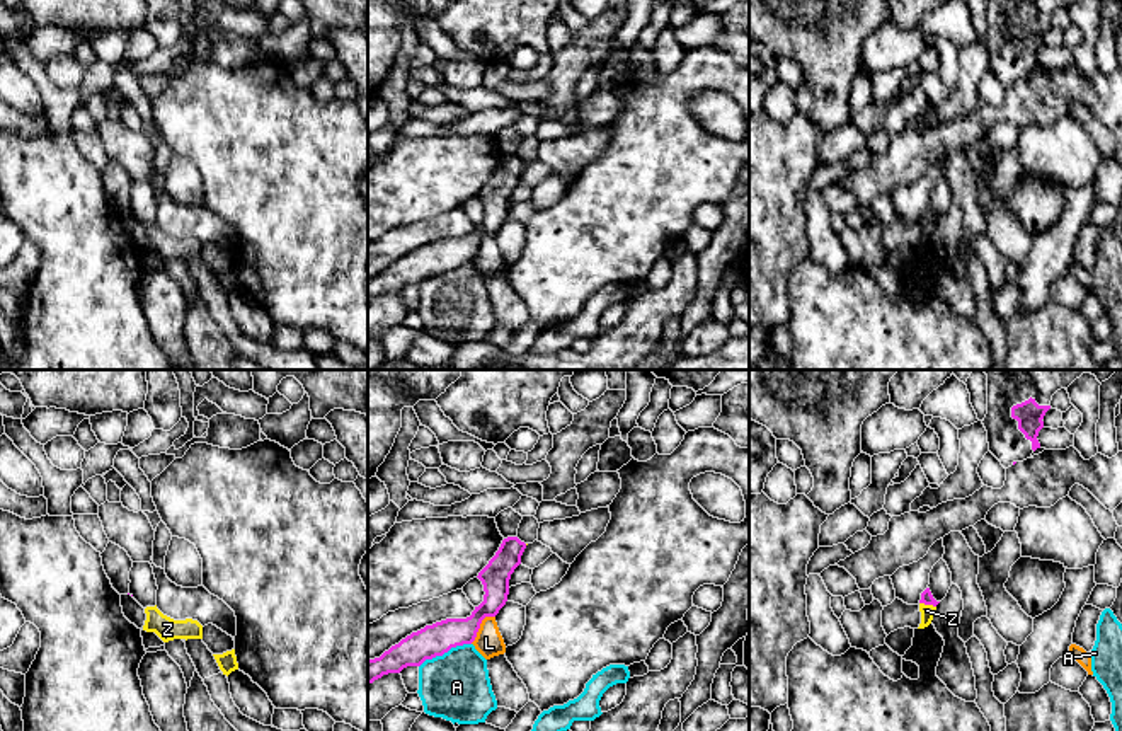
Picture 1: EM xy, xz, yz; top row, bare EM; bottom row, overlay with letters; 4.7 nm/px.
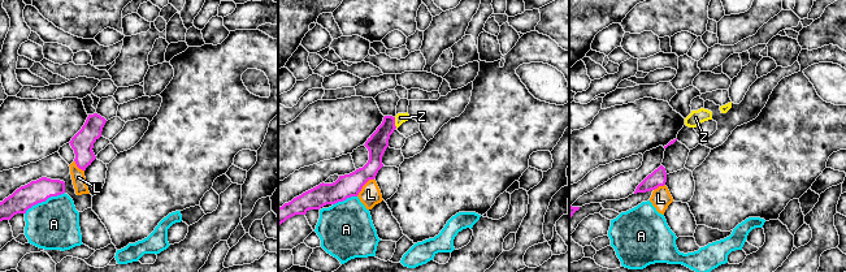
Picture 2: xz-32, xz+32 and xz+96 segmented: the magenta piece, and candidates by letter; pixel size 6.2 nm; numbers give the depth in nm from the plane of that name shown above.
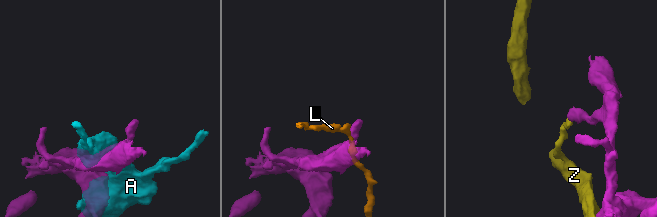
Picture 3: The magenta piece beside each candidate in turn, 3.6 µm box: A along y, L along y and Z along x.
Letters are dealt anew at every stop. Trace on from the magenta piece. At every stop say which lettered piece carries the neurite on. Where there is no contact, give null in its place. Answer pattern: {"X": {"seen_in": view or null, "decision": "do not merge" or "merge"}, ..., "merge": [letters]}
{"A": {"seen_in": "xz", "decision": "do not merge"}, "L": {"seen_in": "xz", "decision": "do not merge"}, "Z": {"seen_in": "yz", "decision": "do not merge"}, "merge": []}

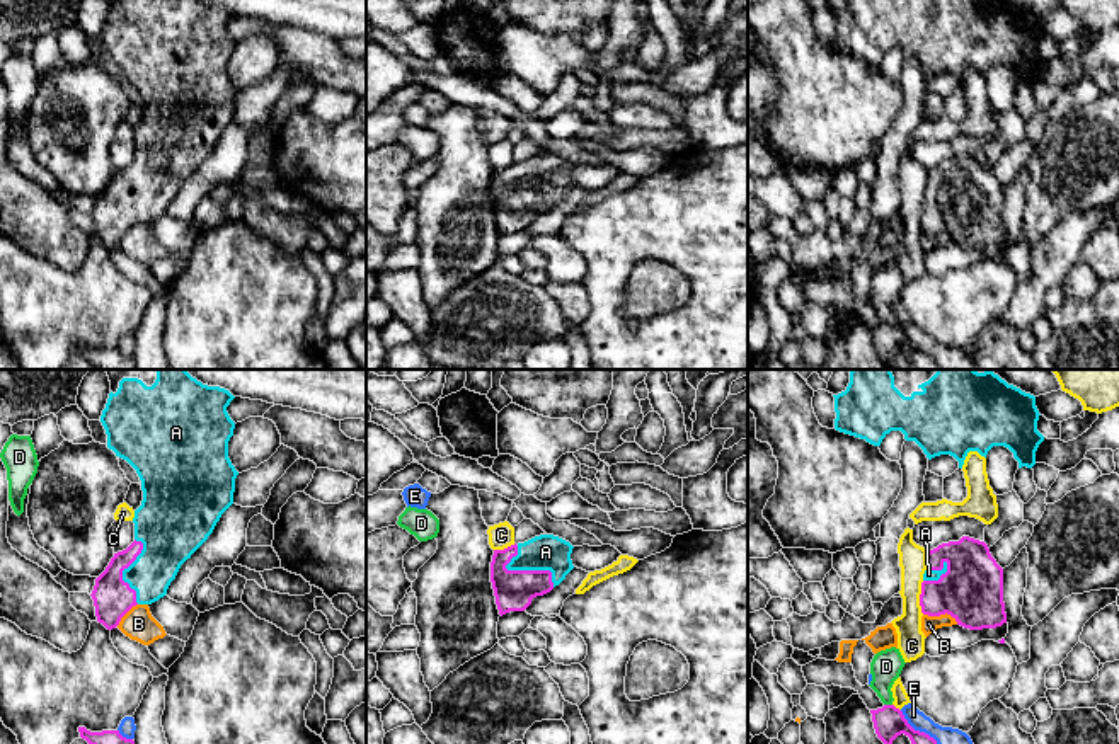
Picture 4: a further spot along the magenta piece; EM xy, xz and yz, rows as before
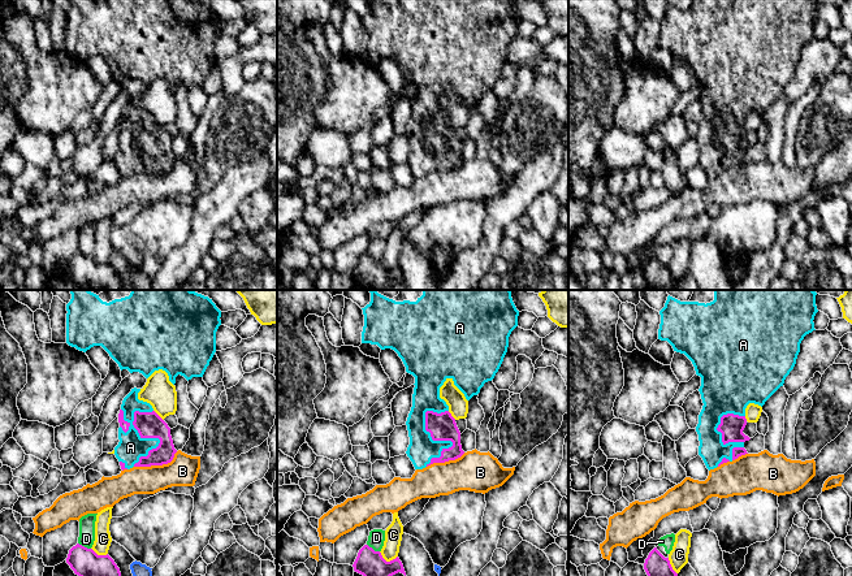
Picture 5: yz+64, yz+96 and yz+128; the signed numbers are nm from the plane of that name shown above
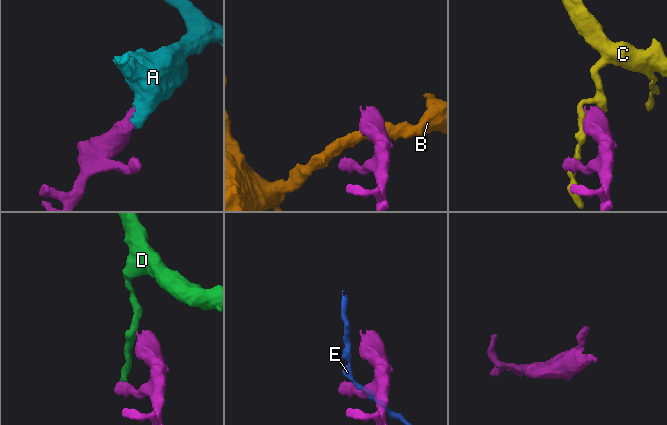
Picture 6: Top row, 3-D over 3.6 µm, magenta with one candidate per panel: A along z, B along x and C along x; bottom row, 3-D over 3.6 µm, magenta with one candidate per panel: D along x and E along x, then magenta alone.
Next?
{"A": {"seen_in": "xz", "decision": "merge"}, "B": {"seen_in": "yz", "decision": "do not merge"}, "C": {"seen_in": "yz", "decision": "do not merge"}, "D": {"seen_in": "yz", "decision": "do not merge"}, "E": {"seen_in": "yz", "decision": "do not merge"}, "merge": ["A"]}

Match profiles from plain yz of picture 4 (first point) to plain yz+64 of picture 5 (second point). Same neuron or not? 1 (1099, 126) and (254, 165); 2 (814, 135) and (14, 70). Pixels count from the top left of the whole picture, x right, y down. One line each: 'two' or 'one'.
1: two
2: two

